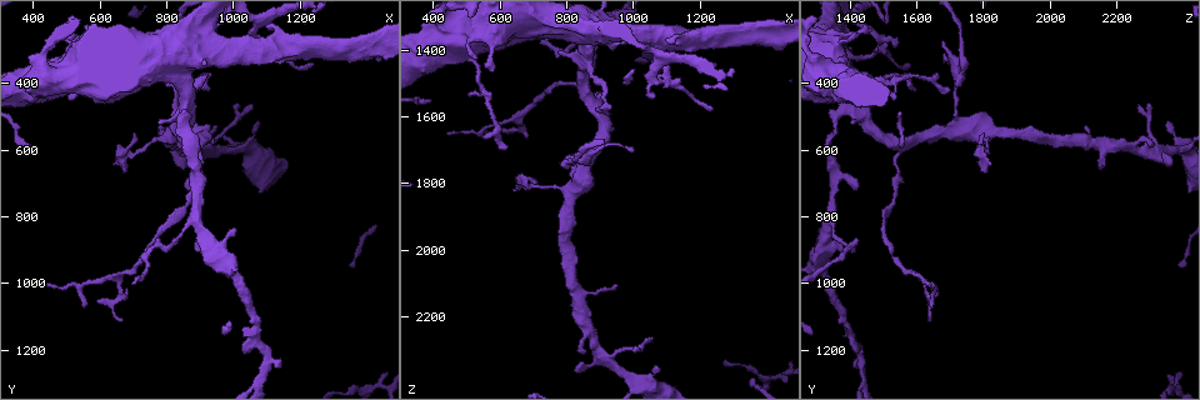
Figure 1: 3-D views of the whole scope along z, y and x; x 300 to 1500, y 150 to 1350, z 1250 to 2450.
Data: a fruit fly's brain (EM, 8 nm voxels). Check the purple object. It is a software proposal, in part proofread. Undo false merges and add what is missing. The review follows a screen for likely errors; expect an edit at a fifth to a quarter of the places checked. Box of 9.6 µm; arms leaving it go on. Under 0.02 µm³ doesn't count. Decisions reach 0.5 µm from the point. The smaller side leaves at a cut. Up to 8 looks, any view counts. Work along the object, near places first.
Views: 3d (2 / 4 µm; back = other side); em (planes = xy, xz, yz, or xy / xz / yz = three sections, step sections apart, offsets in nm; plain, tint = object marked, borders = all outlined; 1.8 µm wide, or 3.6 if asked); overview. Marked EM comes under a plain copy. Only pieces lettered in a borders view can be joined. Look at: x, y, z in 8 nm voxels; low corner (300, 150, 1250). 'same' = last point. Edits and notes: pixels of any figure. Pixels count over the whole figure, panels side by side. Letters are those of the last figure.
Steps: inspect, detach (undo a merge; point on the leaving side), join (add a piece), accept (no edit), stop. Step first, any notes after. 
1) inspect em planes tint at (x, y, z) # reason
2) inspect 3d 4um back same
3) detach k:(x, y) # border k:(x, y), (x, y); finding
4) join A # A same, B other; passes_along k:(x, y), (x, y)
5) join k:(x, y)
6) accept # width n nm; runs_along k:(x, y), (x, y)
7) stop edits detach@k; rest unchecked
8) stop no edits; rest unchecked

inspect 3d 4um at (1080, 320, 1390) # two arms in line, one across

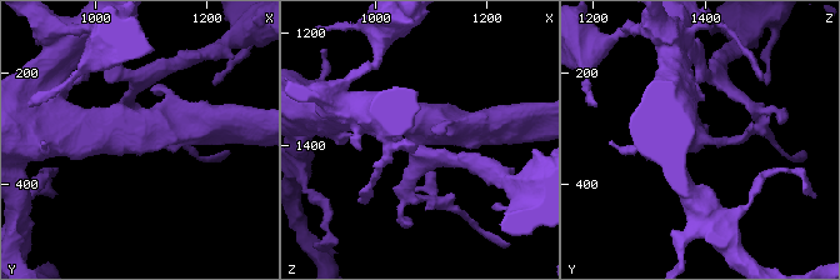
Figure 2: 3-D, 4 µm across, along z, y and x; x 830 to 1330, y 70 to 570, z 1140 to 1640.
inspect em 3.6um planes borders at (1075, 315, 1385)

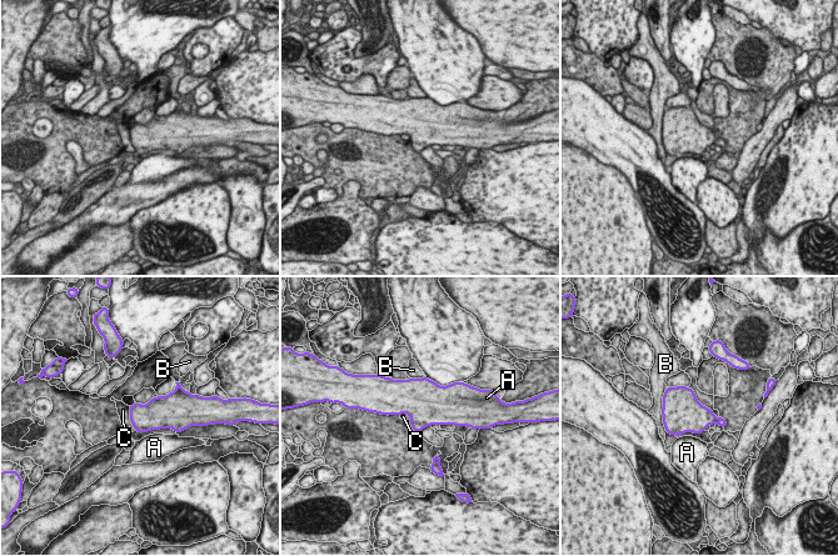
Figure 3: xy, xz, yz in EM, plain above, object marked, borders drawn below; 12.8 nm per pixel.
accept # A other, B other, C other; border 3:(128, 406), (130, 424), (135, 430); continuous, no second neuron

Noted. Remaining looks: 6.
inspect 3d 4um at (790, 220, 1320) # free end

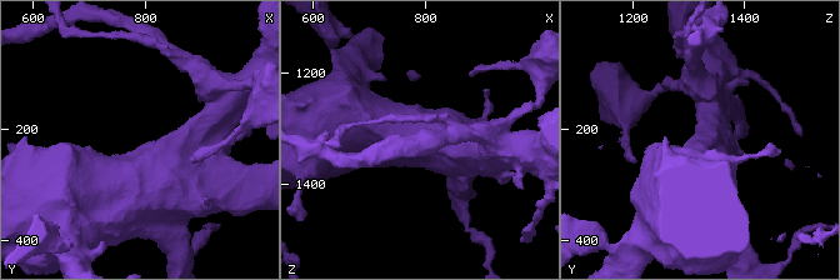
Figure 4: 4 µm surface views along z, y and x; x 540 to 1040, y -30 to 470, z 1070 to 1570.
inspect em 3.6um xz step 4 borders at (800, 225, 1325) # shape alone is not enough

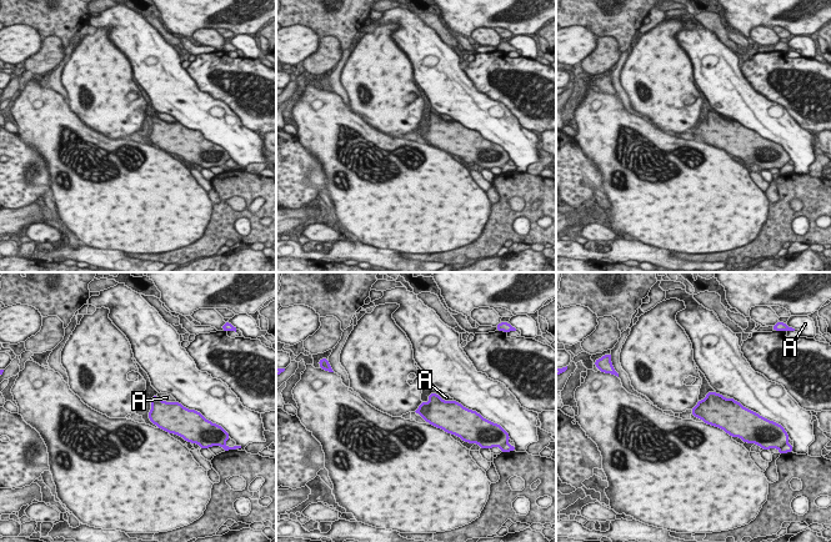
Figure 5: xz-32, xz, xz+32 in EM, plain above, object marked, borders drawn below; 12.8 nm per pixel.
inspect em 3.6um xy step 16 borders same # another direction

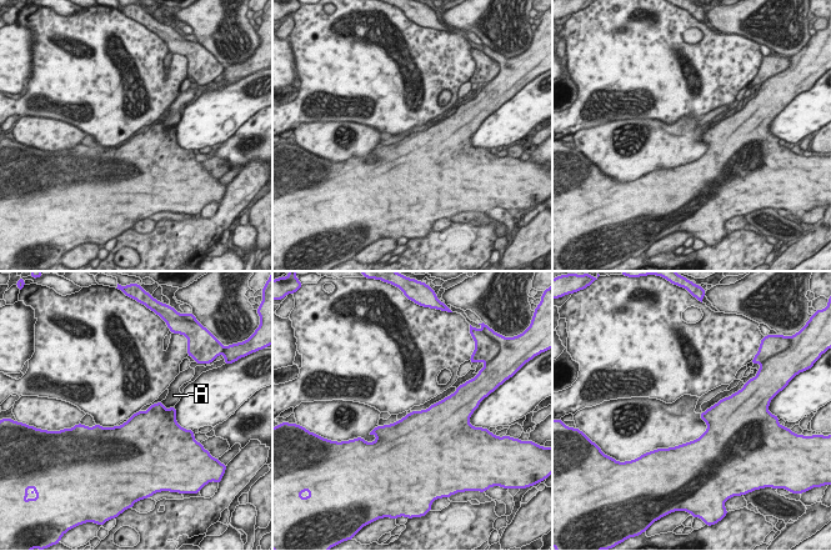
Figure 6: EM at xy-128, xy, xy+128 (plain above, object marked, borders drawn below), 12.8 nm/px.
accept # A other; border 6:(160, 401), (165, 407), (174, 406); no lettered piece goes on from it

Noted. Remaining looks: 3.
inspect em planes borders at (920, 420, 1600) # thin end

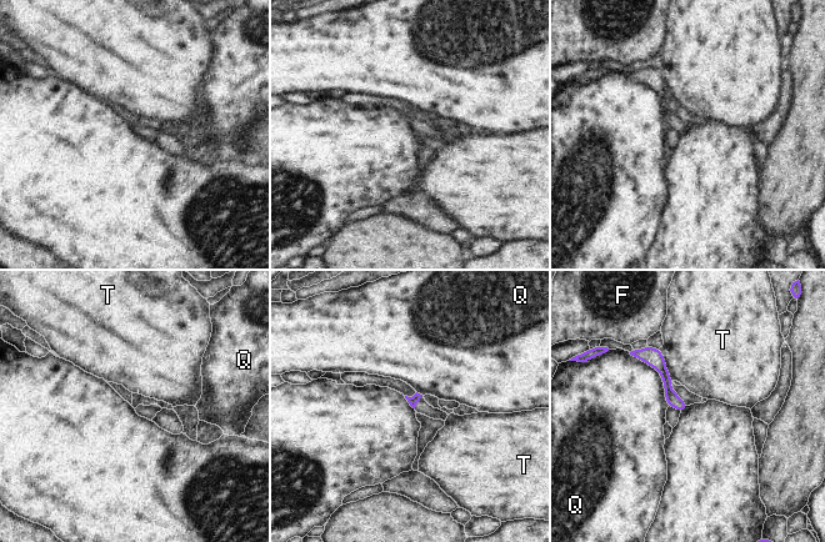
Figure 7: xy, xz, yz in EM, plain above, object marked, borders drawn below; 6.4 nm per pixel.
accept # longest_contact Q 440 nm; F other, Q other, T other; runs_along 7:(643, 352), (661, 369), (681, 408); none of them fits

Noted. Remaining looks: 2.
stop no edits; rest unchecked

